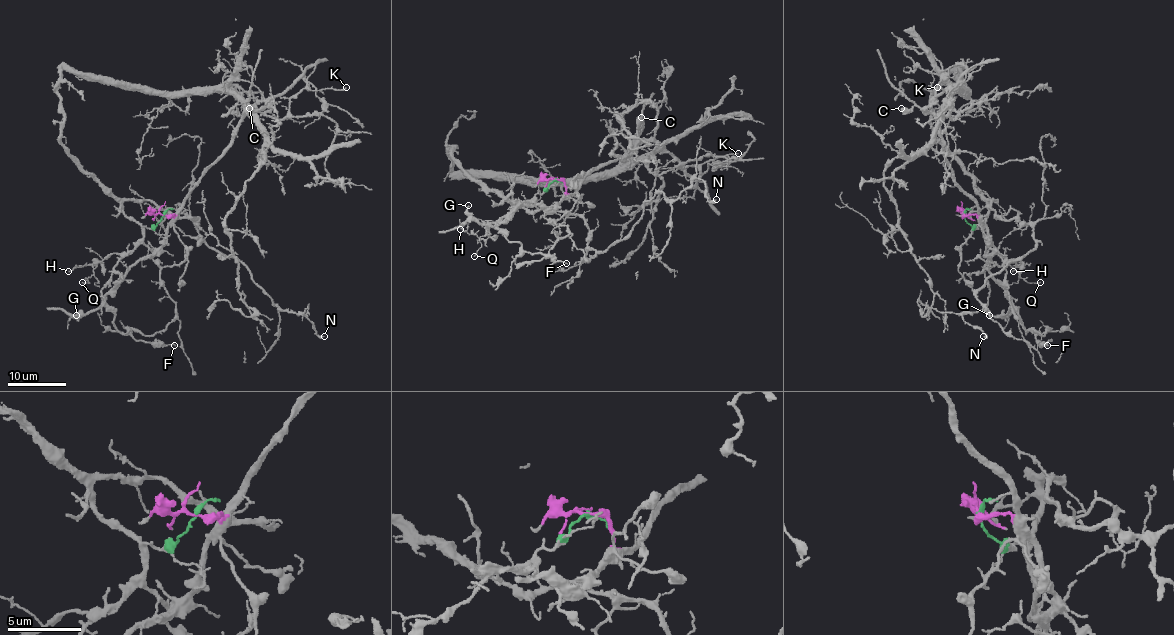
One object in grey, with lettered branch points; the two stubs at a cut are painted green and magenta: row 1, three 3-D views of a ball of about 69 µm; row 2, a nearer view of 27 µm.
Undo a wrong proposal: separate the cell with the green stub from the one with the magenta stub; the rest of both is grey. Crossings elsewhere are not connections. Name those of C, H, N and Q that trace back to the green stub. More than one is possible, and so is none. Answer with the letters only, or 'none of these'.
H, N, Q

